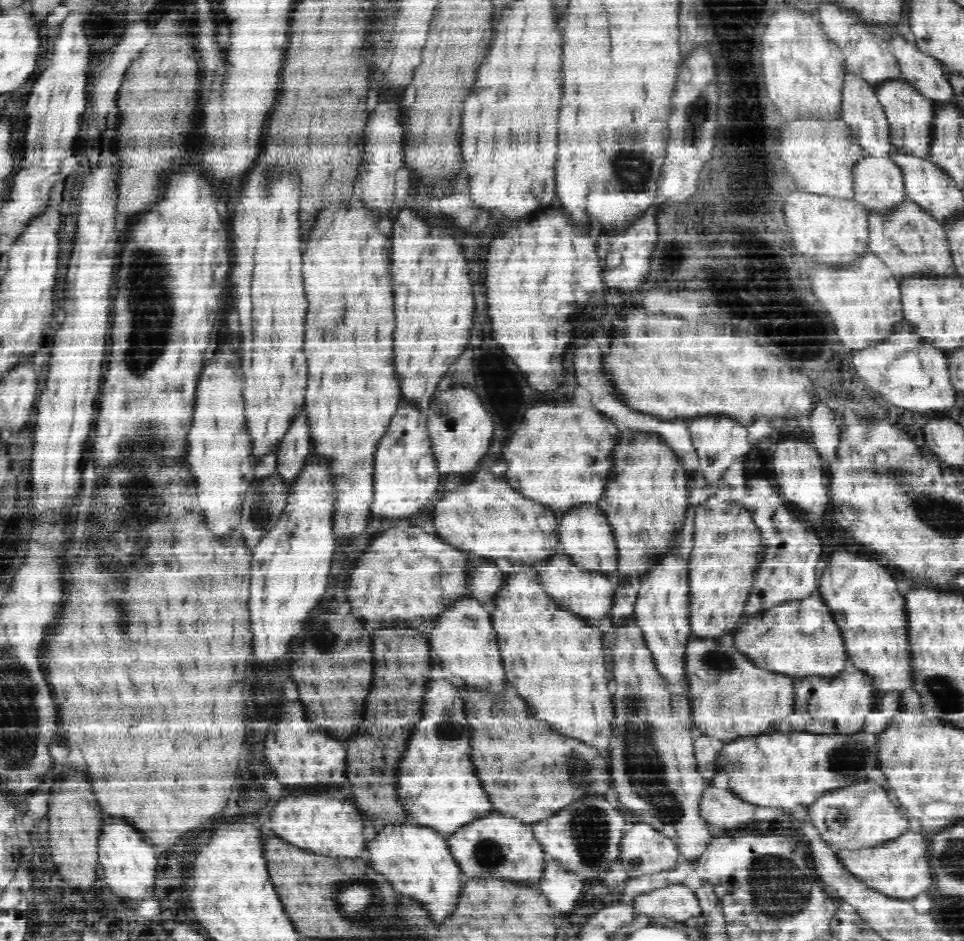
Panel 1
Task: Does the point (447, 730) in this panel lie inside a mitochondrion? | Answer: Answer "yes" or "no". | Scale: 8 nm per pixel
yes

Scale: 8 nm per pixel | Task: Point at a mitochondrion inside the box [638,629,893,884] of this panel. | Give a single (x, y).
(850, 760)

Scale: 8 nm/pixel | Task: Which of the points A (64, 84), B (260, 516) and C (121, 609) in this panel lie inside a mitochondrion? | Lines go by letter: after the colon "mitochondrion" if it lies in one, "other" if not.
A: other
B: mitochondrion
C: mitochondrion

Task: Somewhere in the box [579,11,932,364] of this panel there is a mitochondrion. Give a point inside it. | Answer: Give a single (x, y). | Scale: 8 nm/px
(633, 180)

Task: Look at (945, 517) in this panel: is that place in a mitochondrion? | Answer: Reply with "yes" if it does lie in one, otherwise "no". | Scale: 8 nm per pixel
yes

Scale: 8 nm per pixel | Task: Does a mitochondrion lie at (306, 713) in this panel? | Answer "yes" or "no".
no

